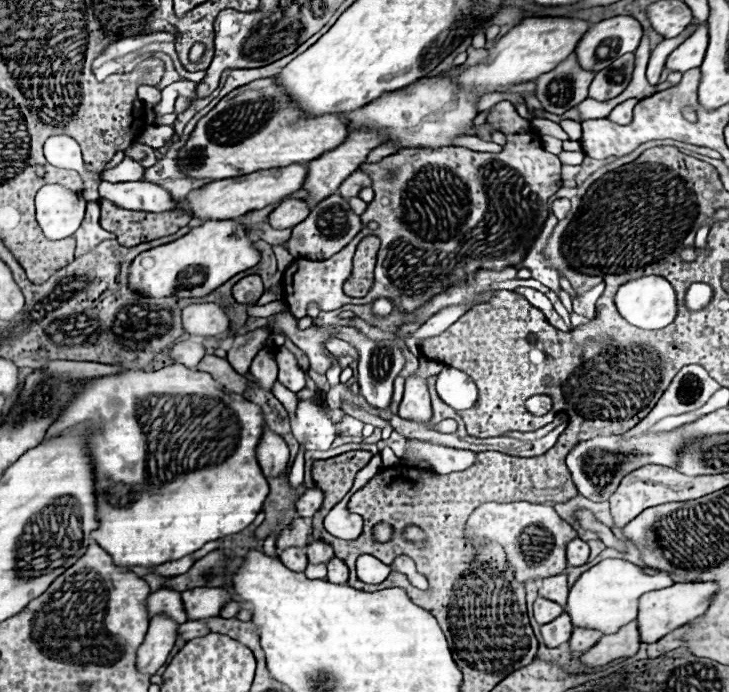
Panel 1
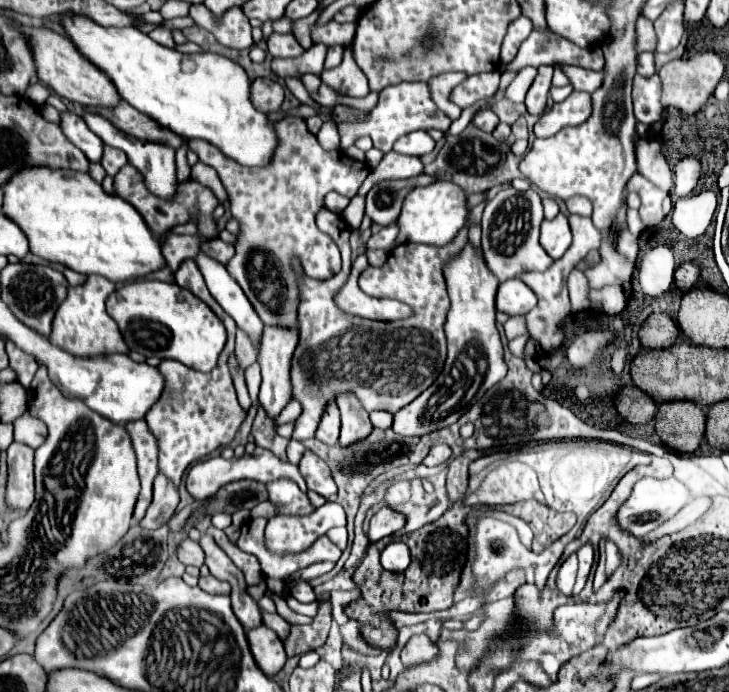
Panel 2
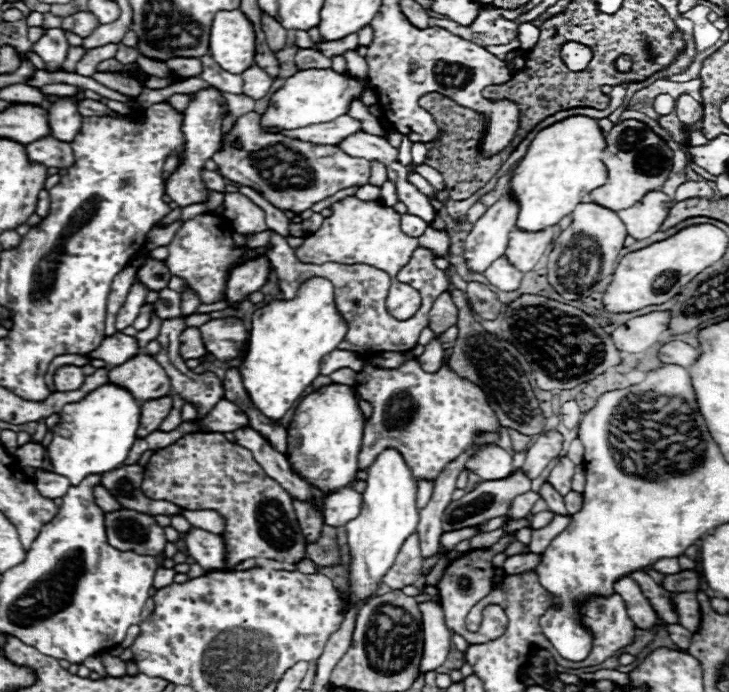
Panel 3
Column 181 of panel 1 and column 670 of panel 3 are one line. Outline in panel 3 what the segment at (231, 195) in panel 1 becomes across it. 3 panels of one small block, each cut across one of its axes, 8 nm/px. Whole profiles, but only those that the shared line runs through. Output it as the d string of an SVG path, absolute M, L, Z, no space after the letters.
M648 192L642 200L638 200L632 208L618 212L620 220L626 226L628 236L634 240L644 240L660 230L672 208L672 200L664 192Z

